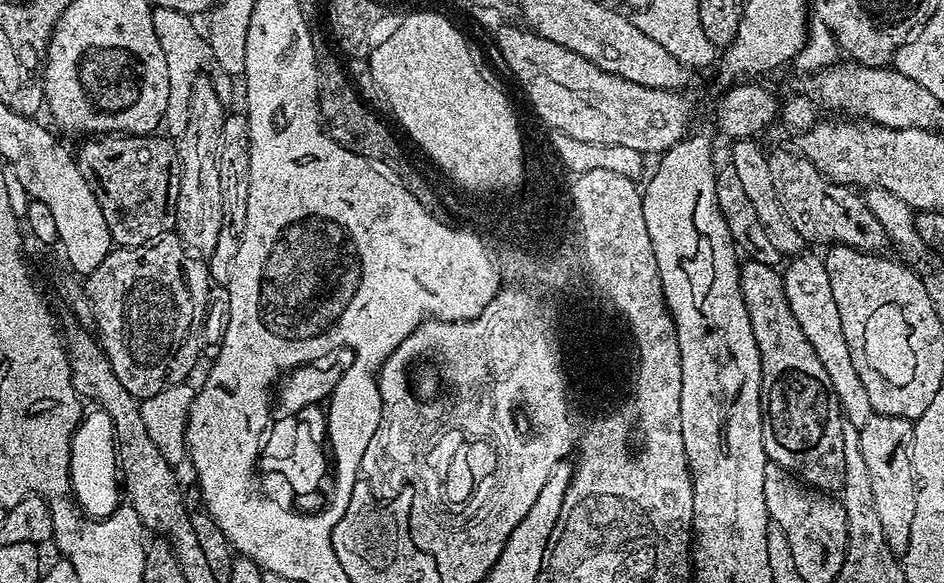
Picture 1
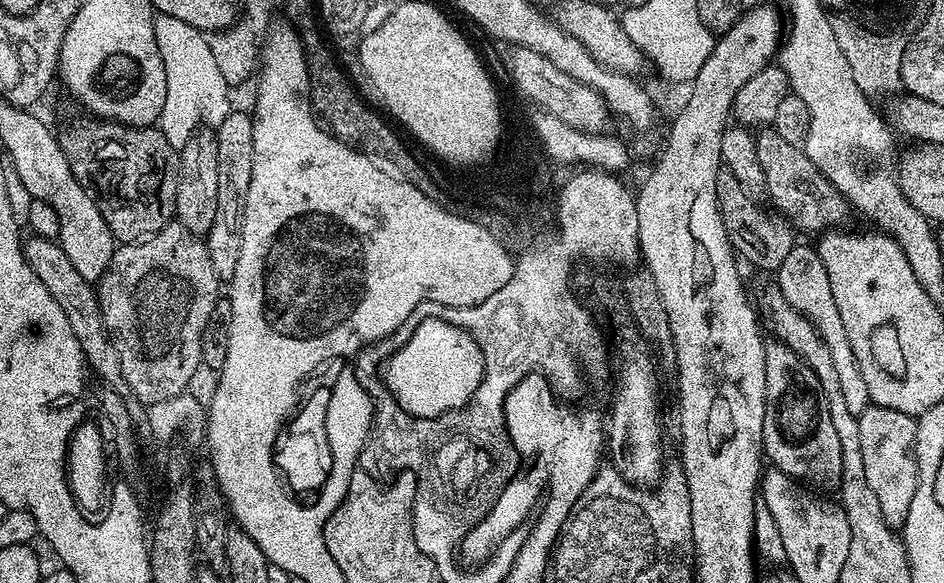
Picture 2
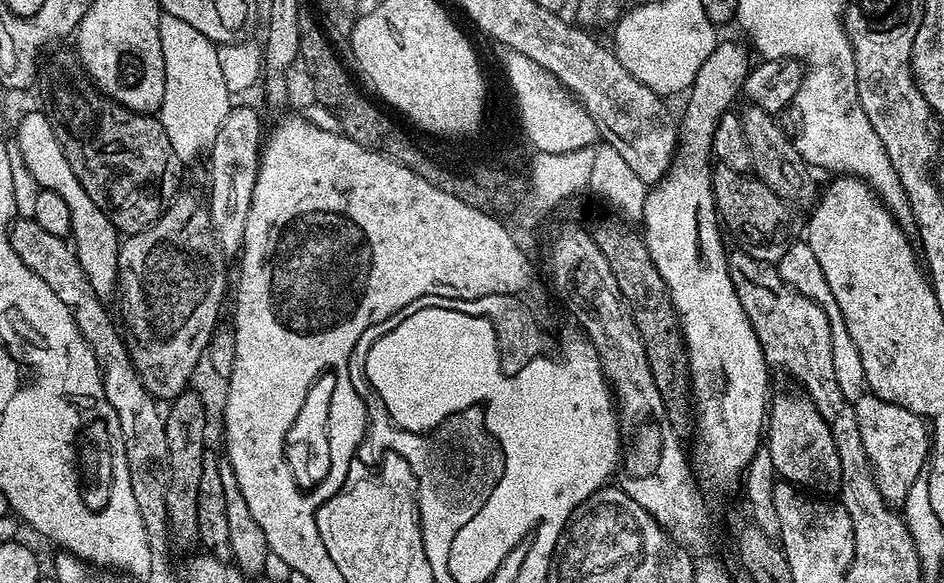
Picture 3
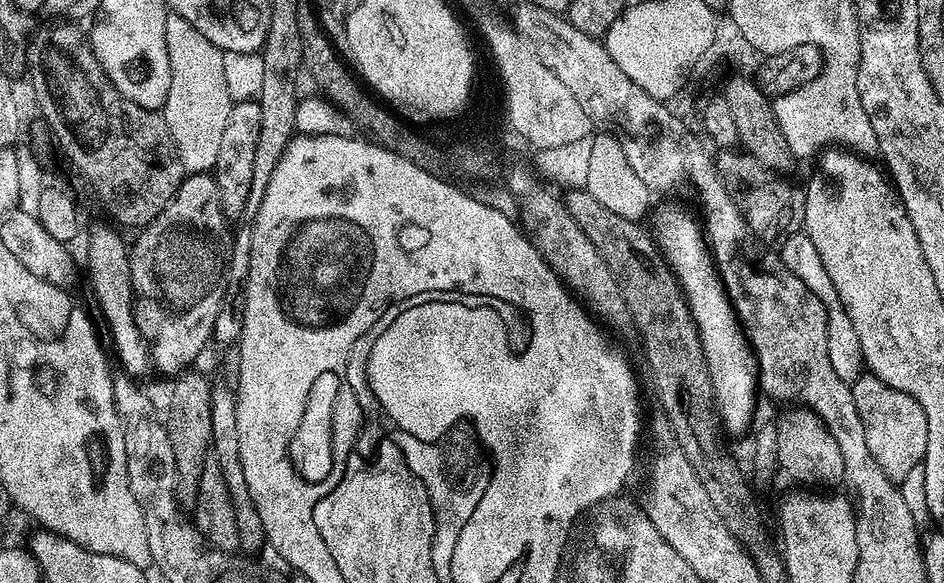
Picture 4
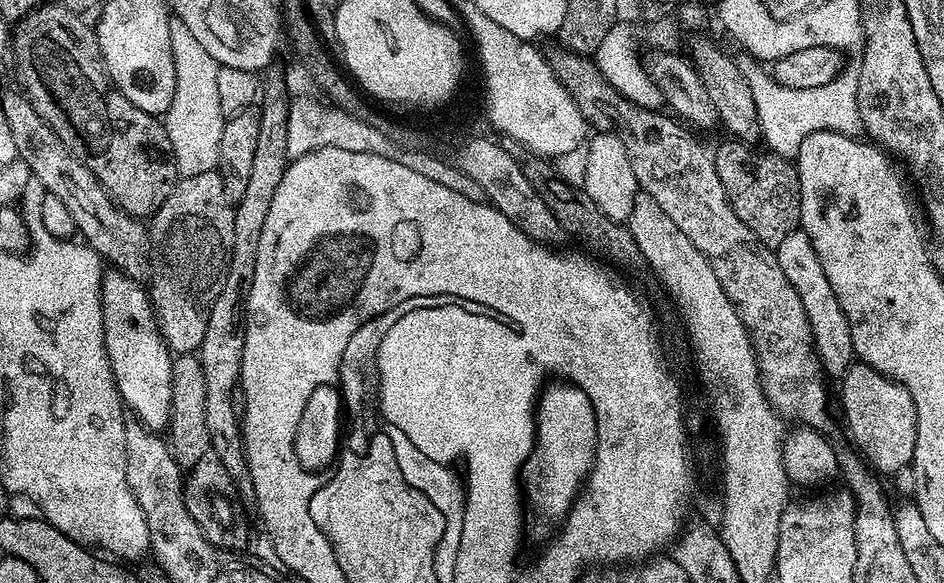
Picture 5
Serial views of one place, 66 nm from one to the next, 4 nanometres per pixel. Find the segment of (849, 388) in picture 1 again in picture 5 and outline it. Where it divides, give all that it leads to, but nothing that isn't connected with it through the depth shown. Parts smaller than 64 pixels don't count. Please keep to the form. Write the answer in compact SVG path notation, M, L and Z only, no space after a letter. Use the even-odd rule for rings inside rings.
M803 230L791 232L775 245L774 251L782 270L790 278L794 288L798 290L803 305L807 308L808 321L812 326L812 343L815 344L816 352L820 355L820 362L825 373L842 374L854 360L850 326L830 282L826 282L822 262L818 262L818 254L810 238Z

